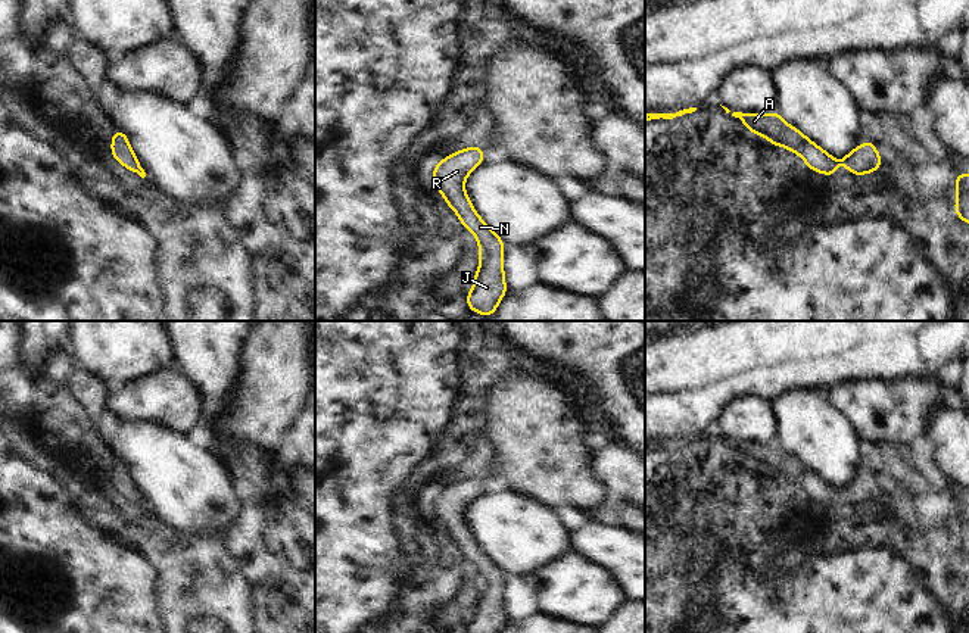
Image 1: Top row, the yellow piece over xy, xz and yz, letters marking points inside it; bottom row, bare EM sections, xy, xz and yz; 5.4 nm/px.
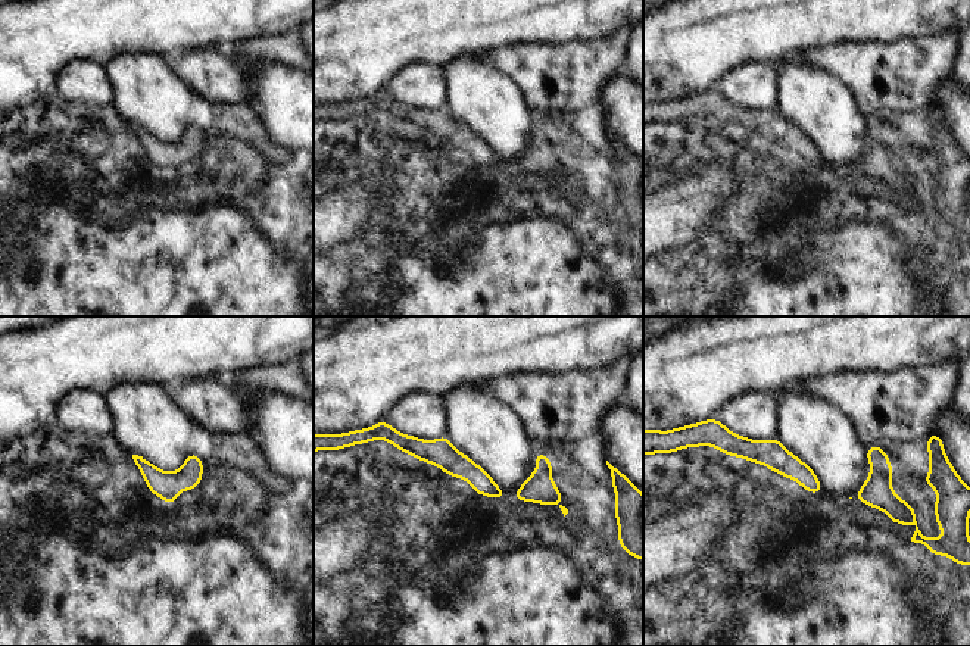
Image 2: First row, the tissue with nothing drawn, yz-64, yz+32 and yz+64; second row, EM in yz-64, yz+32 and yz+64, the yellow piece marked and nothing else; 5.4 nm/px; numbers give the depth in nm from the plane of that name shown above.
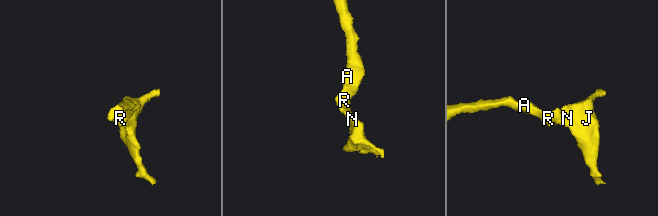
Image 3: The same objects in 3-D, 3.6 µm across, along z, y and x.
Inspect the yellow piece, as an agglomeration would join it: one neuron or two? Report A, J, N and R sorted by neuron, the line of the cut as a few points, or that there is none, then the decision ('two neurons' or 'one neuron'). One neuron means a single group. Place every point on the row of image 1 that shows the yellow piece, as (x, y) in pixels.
A J N R; no cut; one neuron

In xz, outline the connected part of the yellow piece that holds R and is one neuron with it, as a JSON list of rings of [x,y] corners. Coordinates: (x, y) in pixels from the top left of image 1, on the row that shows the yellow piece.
[[[467,147],[448,155],[433,169],[433,185],[445,196],[445,202],[455,211],[461,224],[479,240],[480,268],[465,297],[468,309],[490,316],[508,291],[504,280],[504,240],[476,213],[464,188],[470,172],[483,163],[486,150]]]

